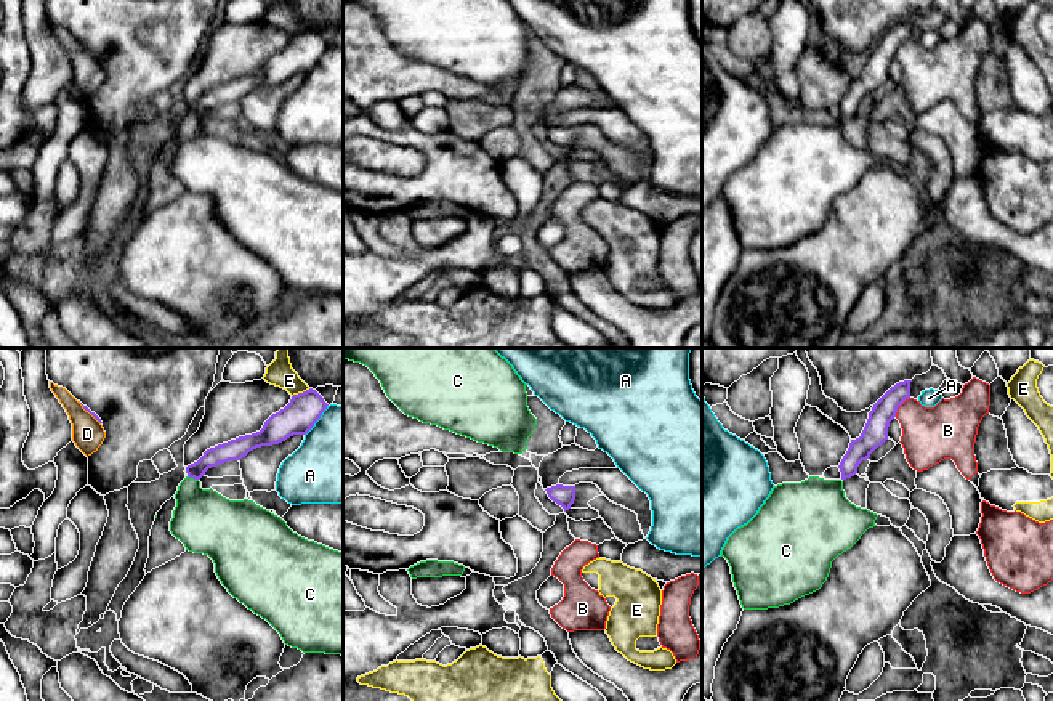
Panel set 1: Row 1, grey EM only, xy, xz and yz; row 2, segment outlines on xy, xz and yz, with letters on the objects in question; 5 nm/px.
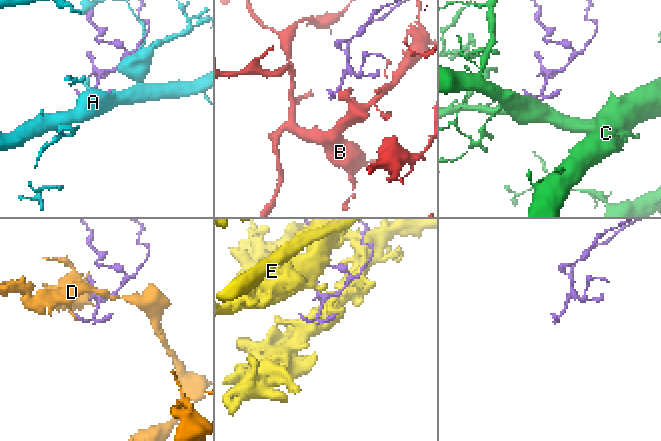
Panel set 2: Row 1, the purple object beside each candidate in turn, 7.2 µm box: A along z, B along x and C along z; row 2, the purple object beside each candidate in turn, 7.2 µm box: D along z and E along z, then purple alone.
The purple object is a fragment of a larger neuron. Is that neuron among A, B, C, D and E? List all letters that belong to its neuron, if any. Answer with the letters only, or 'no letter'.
C

